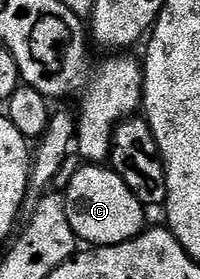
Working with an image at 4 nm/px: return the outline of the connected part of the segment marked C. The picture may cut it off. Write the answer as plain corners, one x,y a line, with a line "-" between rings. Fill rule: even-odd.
88,162
83,165
68,180
68,189
62,192
64,205
66,206
66,218
70,218
70,230
74,230
77,241
86,243
85,245
92,248
109,248
115,244
121,244
127,240
133,240
134,237
145,231
144,212
146,205
138,198
134,198
134,194
130,194
130,186
126,186
126,182
122,182
122,178
118,178
118,174
112,171
111,167
101,166
96,162

